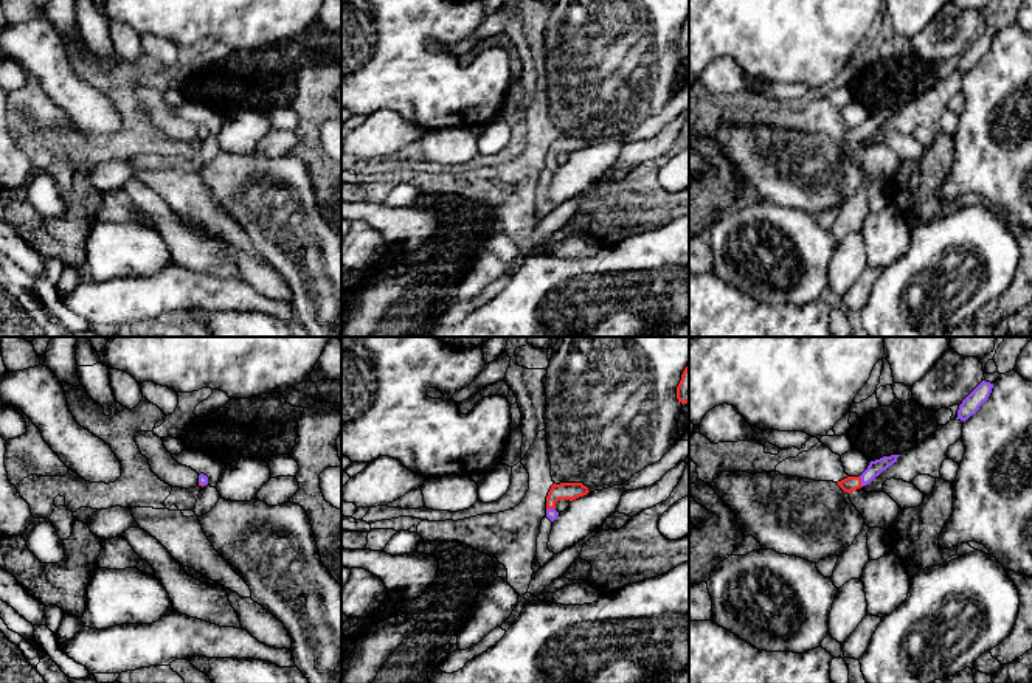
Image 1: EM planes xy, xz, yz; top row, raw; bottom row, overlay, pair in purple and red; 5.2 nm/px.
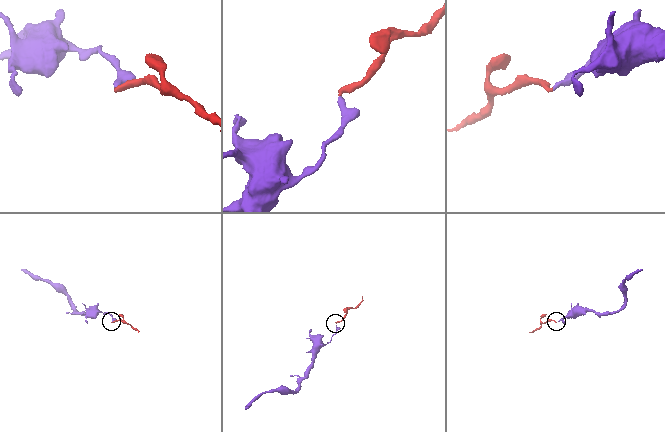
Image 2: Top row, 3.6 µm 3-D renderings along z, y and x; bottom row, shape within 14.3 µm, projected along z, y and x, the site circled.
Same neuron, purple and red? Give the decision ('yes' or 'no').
yes

